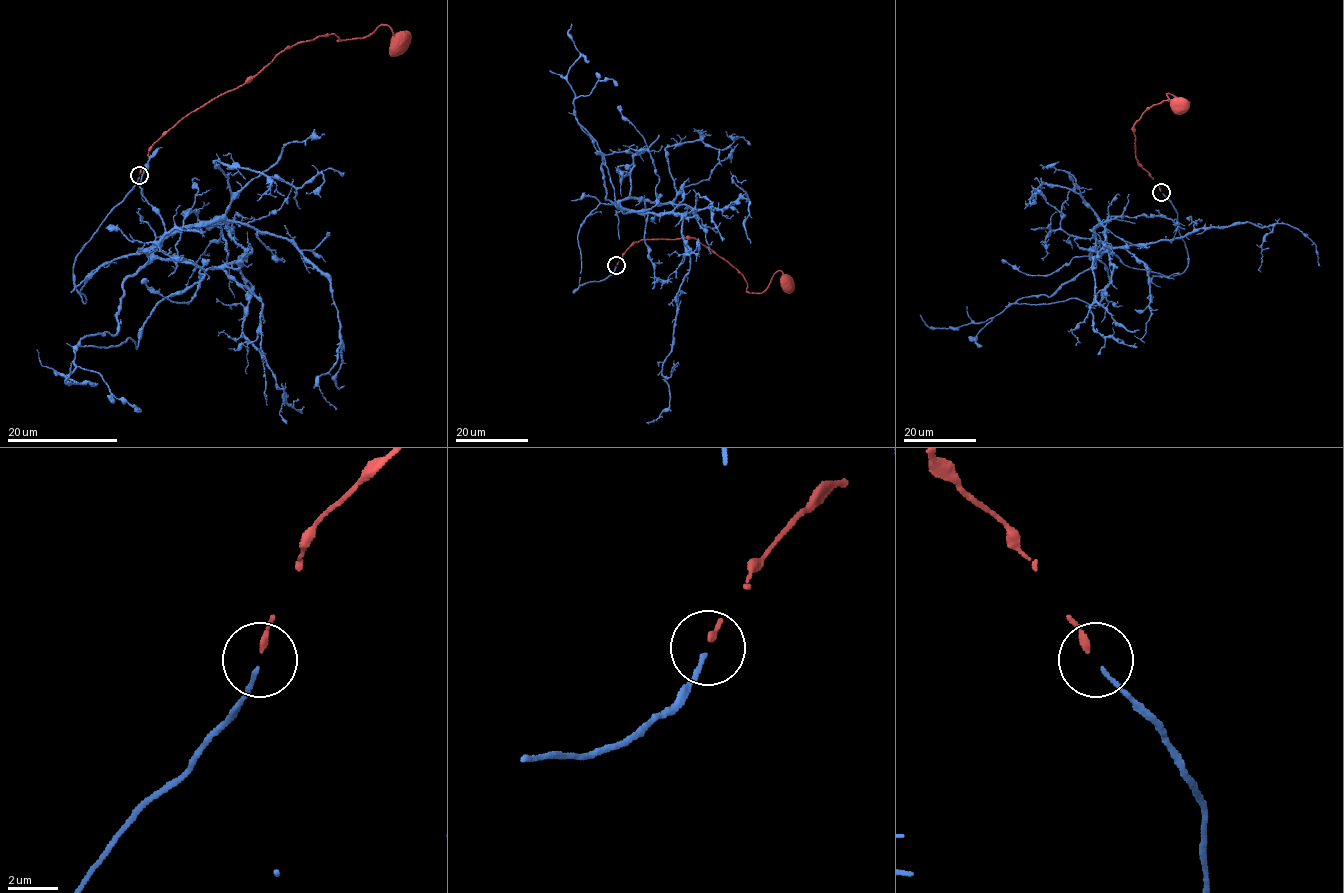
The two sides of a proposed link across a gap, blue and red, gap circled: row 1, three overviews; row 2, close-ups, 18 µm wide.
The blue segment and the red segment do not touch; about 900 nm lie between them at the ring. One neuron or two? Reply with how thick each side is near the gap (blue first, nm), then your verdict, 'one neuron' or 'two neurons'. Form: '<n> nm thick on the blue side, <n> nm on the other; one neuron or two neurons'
140 nm thick on the blue side, 240 nm on the other; one neuron

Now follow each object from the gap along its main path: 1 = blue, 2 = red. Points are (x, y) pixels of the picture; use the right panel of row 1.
1: (1163, 193), (1181, 273), (1102, 243), (1019, 303), (1096, 305), (1107, 269), (1001, 260)
2: (1161, 191), (1138, 163), (1134, 124), (1156, 104), (1173, 99), (1189, 102), (1167, 94), (1171, 100), (1180, 103)

